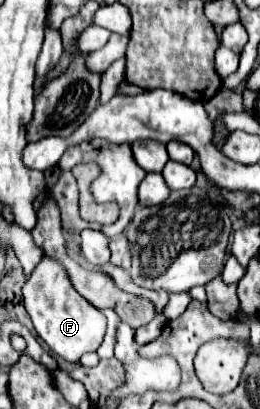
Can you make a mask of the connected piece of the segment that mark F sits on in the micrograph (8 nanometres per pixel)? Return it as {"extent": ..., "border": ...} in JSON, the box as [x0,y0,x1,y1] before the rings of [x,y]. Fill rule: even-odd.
{"extent":[23,259,107,363],"border":[[[43,259],[37,265],[37,269],[23,287],[23,297],[27,313],[31,315],[39,337],[49,345],[55,355],[63,357],[65,361],[77,363],[81,355],[97,351],[103,343],[107,327],[105,315],[77,293],[73,283],[69,283],[69,275],[65,275],[65,267],[61,267],[57,259]]]}

